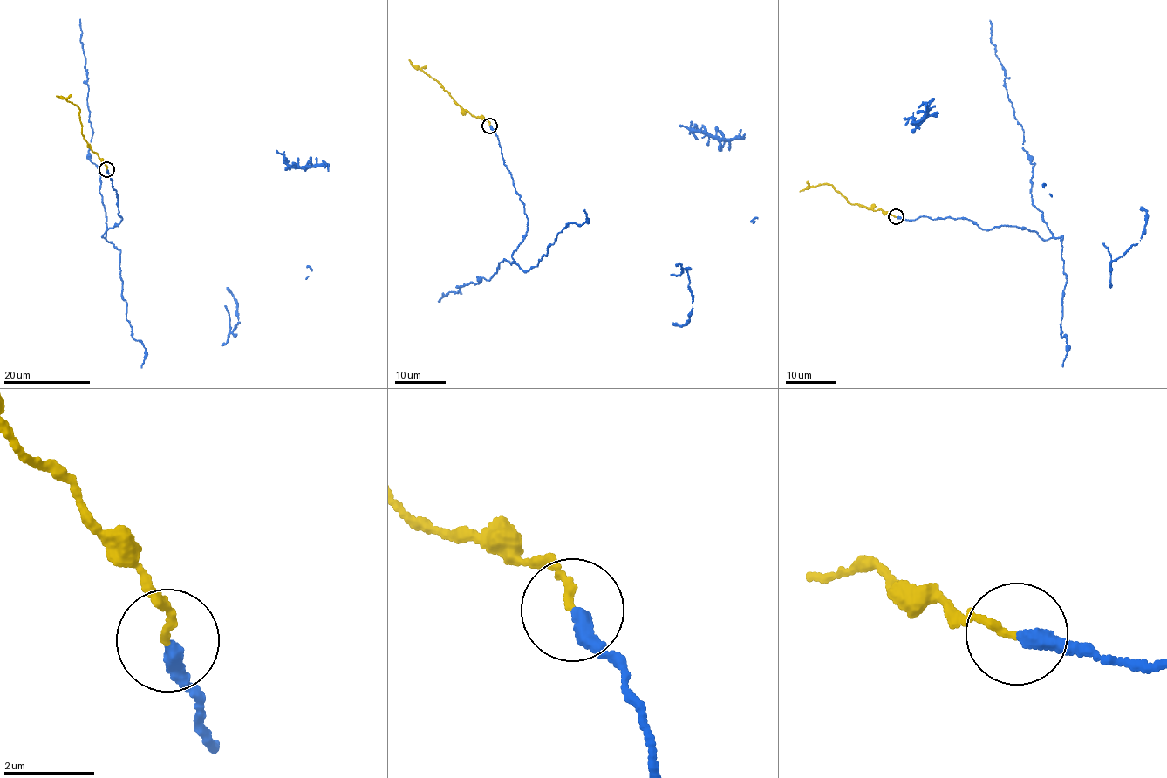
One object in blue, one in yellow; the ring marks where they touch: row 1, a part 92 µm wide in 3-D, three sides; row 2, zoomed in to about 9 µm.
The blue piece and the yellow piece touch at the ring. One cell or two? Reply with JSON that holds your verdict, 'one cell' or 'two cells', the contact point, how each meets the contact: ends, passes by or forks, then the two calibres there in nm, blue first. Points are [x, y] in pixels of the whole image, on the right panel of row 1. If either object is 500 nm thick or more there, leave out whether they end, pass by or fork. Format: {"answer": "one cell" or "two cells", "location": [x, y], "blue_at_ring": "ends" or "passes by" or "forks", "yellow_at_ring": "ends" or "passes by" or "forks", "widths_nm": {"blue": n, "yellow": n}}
{"answer": "one cell", "location": [896, 216], "blue_at_ring": "ends", "yellow_at_ring": "ends", "widths_nm": {"blue": 320, "yellow": 150}}

